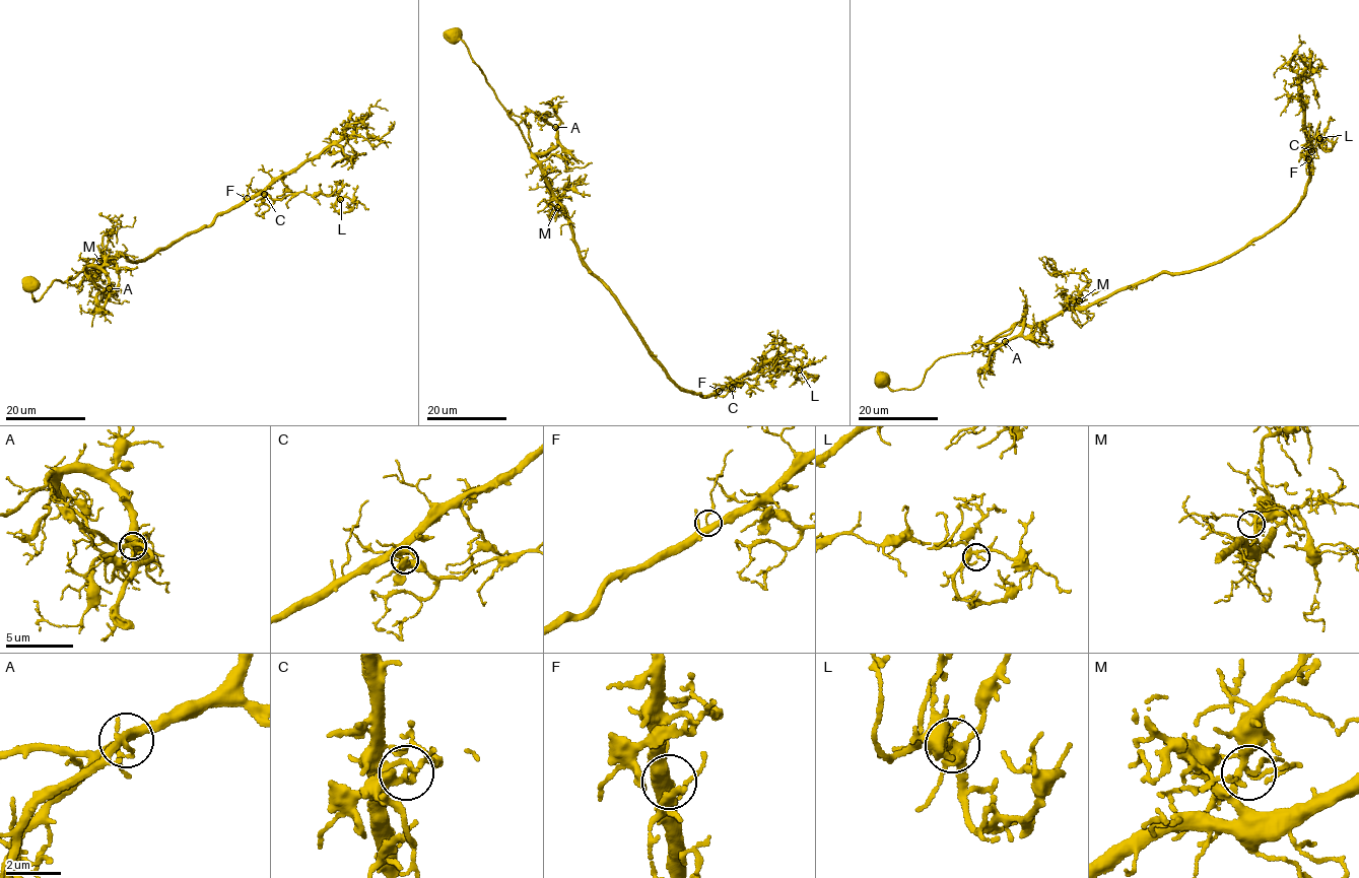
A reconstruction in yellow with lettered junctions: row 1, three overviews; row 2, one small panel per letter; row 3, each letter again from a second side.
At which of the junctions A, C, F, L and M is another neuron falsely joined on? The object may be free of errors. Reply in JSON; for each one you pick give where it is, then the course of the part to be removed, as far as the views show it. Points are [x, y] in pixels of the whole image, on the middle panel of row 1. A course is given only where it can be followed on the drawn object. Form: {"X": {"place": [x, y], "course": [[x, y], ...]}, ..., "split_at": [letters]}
{"split_at": []}

